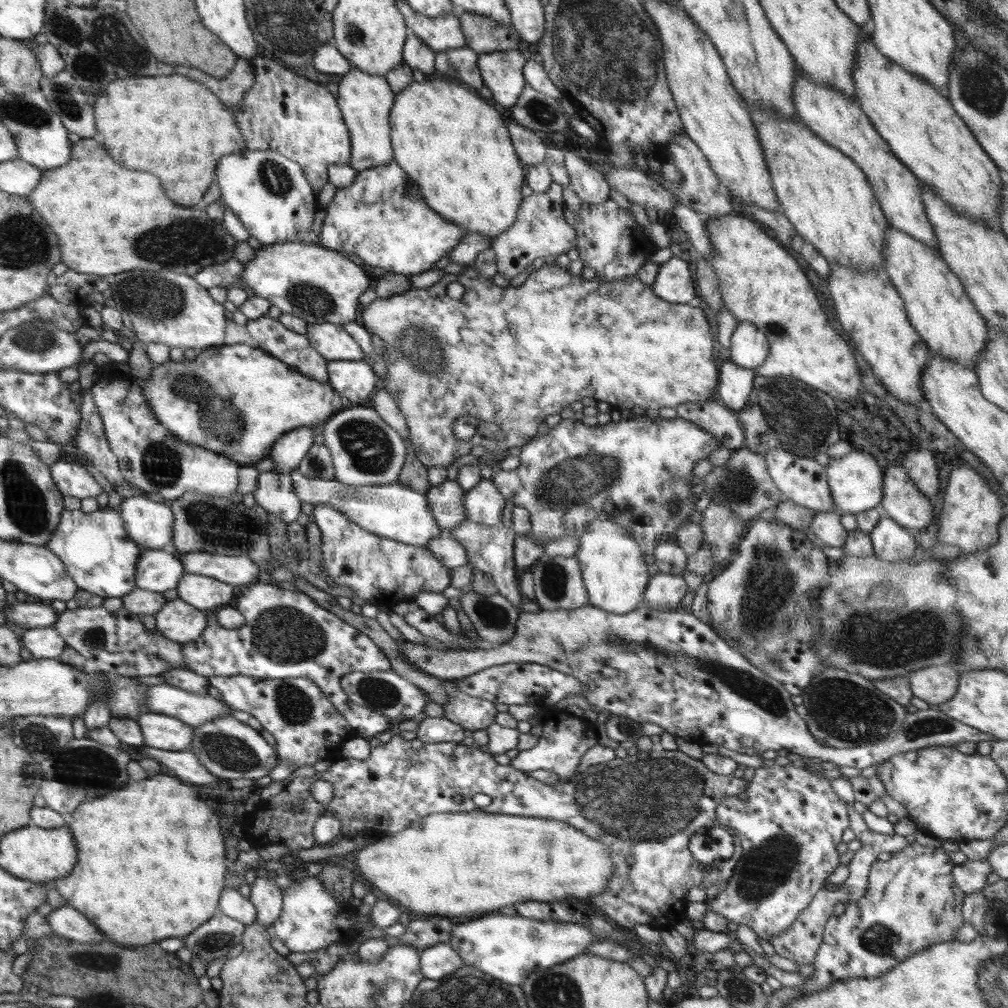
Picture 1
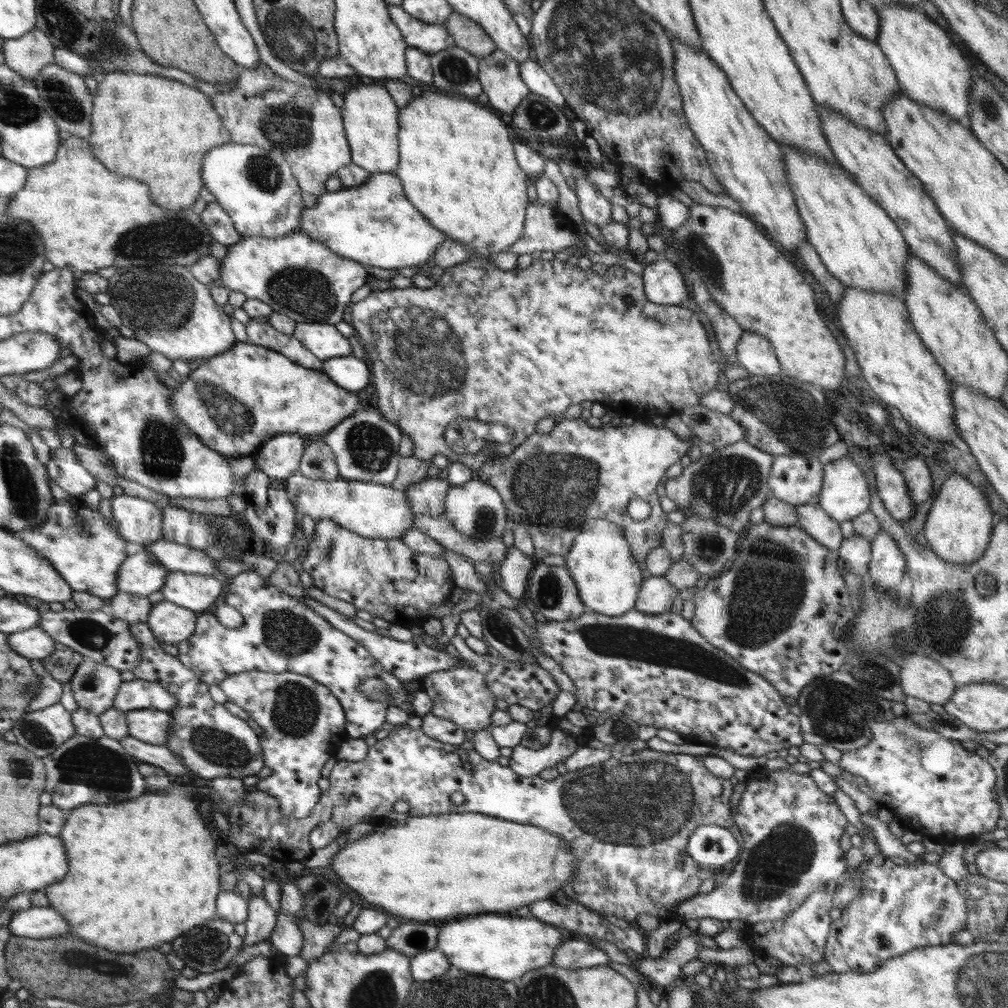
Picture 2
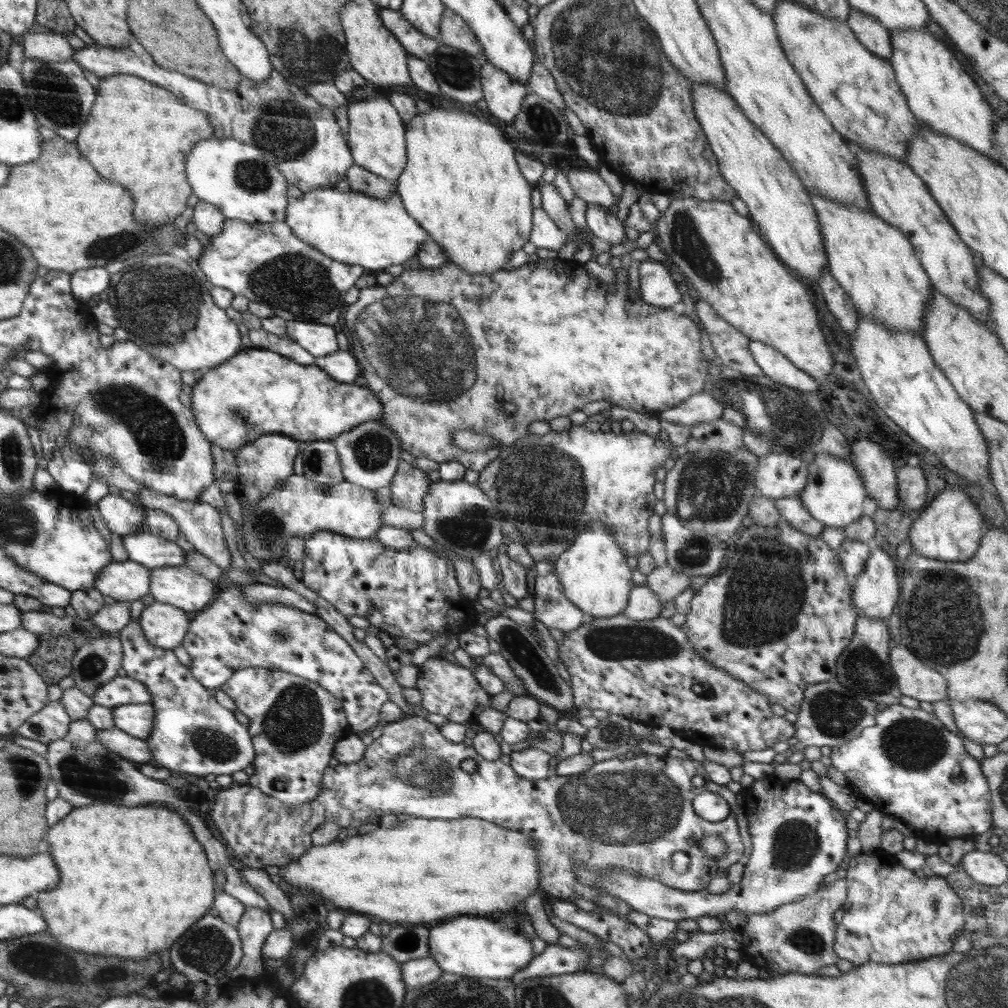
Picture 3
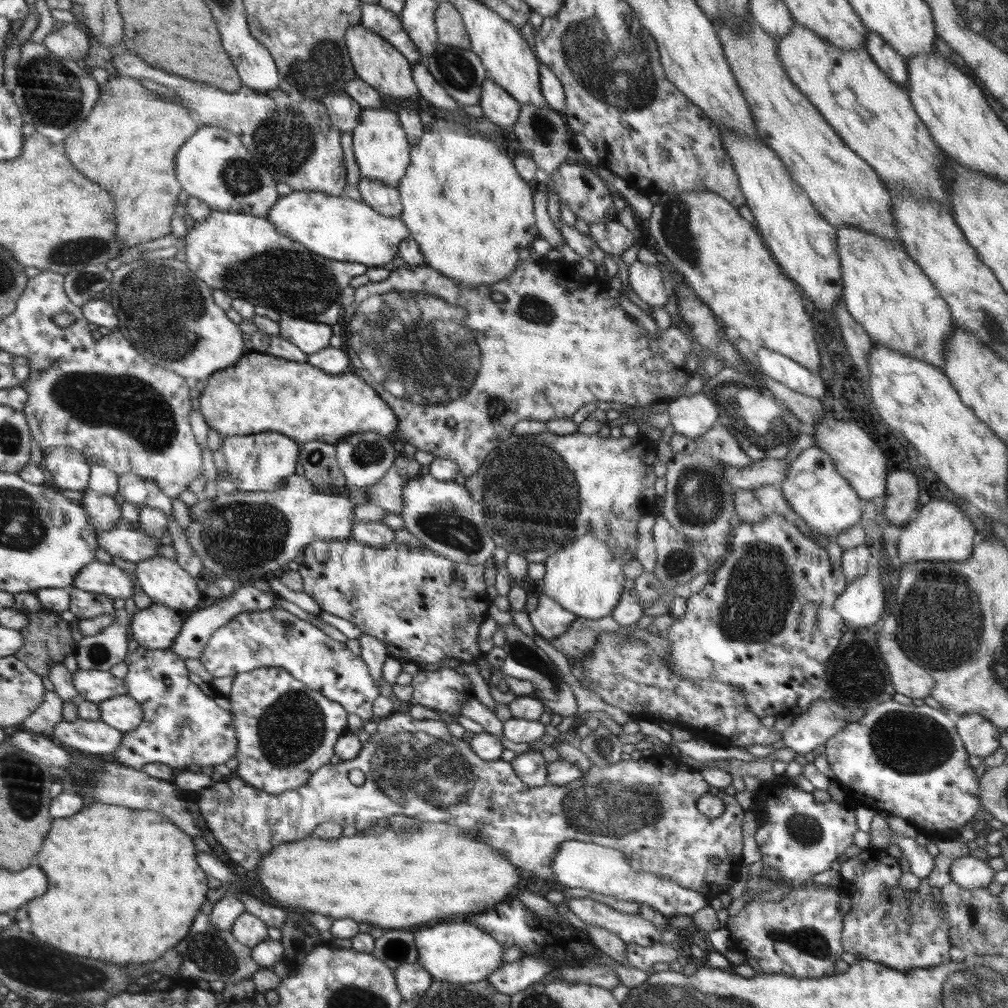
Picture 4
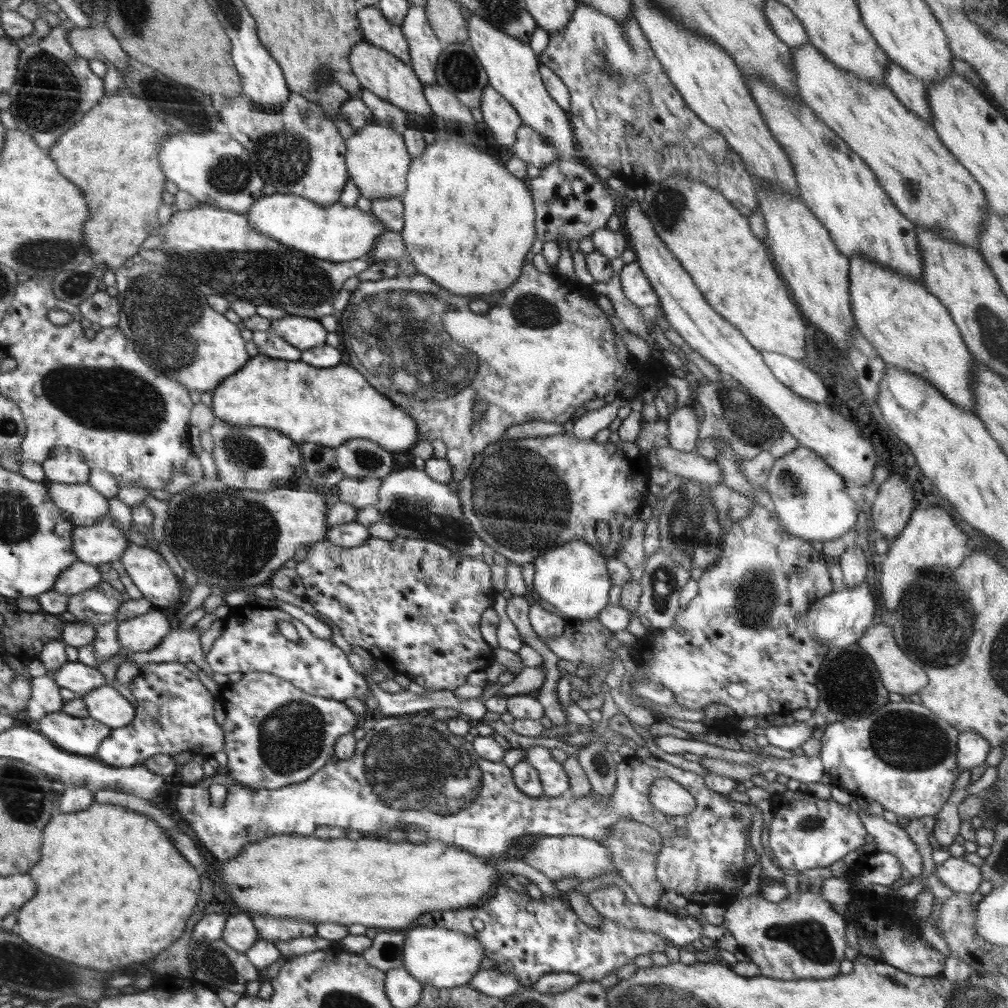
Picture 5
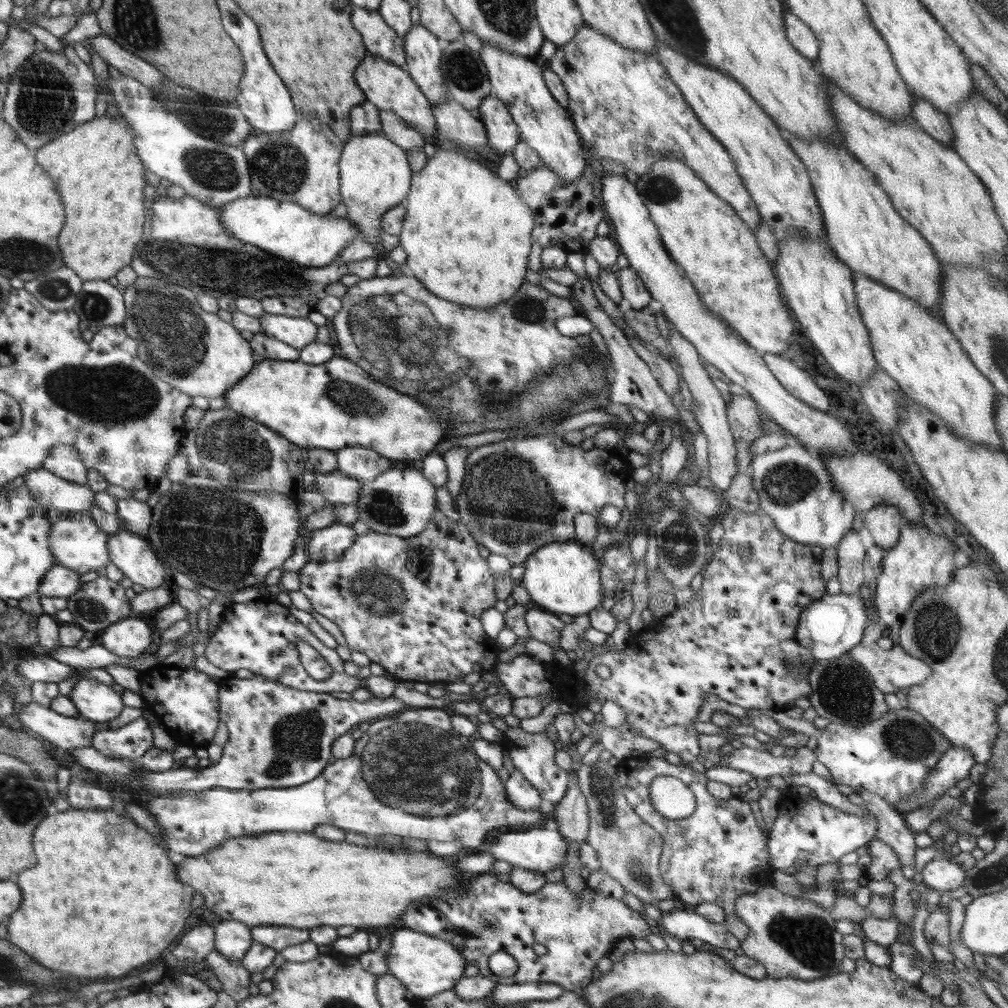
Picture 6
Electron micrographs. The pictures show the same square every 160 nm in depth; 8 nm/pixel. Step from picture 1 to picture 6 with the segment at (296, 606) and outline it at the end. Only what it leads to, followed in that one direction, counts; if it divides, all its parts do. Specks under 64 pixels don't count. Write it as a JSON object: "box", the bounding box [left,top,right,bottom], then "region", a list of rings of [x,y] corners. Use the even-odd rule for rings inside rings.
{"box":[203,599,362,693],"region":[[[270,599],[268,604],[259,600],[232,602],[218,610],[218,615],[222,621],[217,631],[209,638],[203,655],[214,666],[222,668],[231,675],[240,668],[247,668],[255,675],[265,676],[288,687],[308,692],[353,693],[360,688],[360,679],[362,678],[344,674],[345,662],[342,662],[342,658],[336,654],[336,649],[326,646],[319,638],[316,638],[308,625],[293,613],[293,609],[287,603],[281,603],[280,599],[278,599],[278,603],[274,603]],[[299,640],[303,640],[315,648],[330,664],[333,673],[326,680],[314,680],[306,672],[298,654]]]}

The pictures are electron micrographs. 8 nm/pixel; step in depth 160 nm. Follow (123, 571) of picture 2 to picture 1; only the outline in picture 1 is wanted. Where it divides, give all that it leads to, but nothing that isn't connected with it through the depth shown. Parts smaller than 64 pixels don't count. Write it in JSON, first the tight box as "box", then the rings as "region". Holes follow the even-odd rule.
{"box":[135,548,185,592],"region":[[[171,548],[143,549],[135,568],[136,587],[164,592],[176,588],[185,570]]]}

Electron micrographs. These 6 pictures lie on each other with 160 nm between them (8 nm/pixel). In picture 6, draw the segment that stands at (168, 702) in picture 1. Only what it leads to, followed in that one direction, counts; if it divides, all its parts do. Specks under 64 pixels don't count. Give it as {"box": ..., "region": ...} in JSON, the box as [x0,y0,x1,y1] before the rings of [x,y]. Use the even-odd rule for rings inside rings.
{"box":[17,655,75,683],"region":[[[39,655],[31,659],[21,657],[17,666],[22,678],[32,683],[57,683],[69,677],[75,670],[75,667],[58,662],[48,655]]]}

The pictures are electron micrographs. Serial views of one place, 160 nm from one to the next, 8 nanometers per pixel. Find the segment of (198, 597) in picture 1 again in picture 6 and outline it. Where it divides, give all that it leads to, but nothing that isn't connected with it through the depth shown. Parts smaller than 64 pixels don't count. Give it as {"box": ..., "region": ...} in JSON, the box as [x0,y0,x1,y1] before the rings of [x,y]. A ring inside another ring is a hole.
{"box":[107,529,164,589],"region":[[[120,529],[109,536],[107,547],[110,549],[110,559],[125,577],[146,589],[155,589],[164,584],[164,568],[158,562],[157,554],[150,550],[140,535]]]}

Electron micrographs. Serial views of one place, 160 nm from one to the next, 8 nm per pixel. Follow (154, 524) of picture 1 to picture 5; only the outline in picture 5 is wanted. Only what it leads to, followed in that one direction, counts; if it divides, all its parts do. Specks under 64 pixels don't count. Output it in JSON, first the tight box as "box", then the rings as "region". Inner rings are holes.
{"box":[48,481,108,526],"region":[[[48,481],[48,494],[56,500],[56,506],[74,514],[78,526],[90,526],[106,518],[108,498],[86,484],[56,484]]]}

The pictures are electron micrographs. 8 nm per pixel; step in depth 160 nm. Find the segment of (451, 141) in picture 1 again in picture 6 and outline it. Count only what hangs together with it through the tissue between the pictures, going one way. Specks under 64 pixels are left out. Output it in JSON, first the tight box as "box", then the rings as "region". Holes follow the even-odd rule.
{"box":[399,142,534,308],"region":[[[443,142],[438,143],[435,155],[428,159],[426,166],[411,176],[411,187],[408,200],[406,200],[406,214],[403,220],[403,229],[399,234],[400,248],[407,254],[405,268],[408,273],[414,275],[418,280],[426,285],[427,289],[435,293],[436,296],[444,300],[450,300],[460,306],[472,308],[492,308],[498,306],[506,300],[512,298],[522,283],[525,281],[526,268],[528,268],[528,255],[530,254],[531,244],[533,243],[531,232],[534,226],[534,219],[528,205],[520,198],[518,191],[514,187],[514,182],[502,180],[497,173],[490,171],[485,165],[472,158],[470,153],[459,153],[455,147]]]}

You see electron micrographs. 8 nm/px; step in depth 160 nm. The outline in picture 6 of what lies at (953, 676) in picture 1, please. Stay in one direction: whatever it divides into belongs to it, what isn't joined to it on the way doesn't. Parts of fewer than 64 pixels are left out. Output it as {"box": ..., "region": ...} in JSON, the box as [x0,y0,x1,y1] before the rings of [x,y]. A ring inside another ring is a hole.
{"box":[848,622,932,694],"region":[[[872,622],[865,628],[860,644],[857,644],[852,650],[848,651],[849,657],[866,668],[870,676],[876,684],[876,688],[885,694],[896,693],[902,688],[910,688],[915,684],[924,682],[928,676],[932,674],[932,669],[923,660],[910,656],[904,649],[896,642],[890,650],[882,649],[876,642],[880,638],[893,638],[895,633],[892,632],[890,627],[879,622]]]}

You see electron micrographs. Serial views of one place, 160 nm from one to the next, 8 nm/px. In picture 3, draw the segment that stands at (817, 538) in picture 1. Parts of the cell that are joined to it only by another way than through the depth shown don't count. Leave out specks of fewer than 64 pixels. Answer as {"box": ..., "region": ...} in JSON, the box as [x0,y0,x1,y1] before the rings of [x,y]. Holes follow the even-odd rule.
{"box":[772,496,825,537],"region":[[[798,496],[773,498],[772,502],[776,510],[778,510],[781,519],[788,522],[800,532],[818,537],[822,530],[824,530],[825,524],[816,520],[808,510],[804,508]]]}

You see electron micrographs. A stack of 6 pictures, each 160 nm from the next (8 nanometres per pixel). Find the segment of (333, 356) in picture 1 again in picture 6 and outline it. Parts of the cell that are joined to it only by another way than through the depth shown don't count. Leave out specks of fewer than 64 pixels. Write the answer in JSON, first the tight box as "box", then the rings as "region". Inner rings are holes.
{"box":[259,313,318,350],"region":[[[264,313],[259,316],[265,336],[275,337],[298,350],[317,341],[318,327],[308,317],[290,317]]]}

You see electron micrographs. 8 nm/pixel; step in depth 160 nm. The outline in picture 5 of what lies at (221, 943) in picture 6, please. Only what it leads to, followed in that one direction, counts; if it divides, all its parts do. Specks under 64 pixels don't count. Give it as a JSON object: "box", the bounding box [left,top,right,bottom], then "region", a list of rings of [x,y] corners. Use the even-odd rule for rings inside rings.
{"box":[221,914,260,953],"region":[[[235,914],[228,916],[221,939],[232,949],[246,953],[260,938],[253,920],[246,914]]]}

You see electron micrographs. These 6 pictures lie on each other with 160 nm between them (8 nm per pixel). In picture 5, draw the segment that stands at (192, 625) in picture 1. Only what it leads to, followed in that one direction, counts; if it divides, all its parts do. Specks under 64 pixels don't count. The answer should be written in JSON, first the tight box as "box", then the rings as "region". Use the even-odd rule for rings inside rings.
{"box":[116,608,172,653],"region":[[[154,608],[140,617],[121,622],[116,632],[120,646],[133,653],[158,647],[172,629],[168,616]]]}

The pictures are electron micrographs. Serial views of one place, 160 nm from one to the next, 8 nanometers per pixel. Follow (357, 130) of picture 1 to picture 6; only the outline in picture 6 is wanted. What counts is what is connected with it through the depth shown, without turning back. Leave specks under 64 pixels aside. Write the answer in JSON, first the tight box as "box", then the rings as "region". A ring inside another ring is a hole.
{"box":[339,132,413,250],"region":[[[382,132],[354,135],[343,147],[342,158],[339,160],[339,176],[342,177],[339,192],[342,192],[347,208],[346,217],[359,228],[359,235],[377,250],[382,250],[378,238],[380,218],[390,208],[400,204],[406,194],[410,194],[413,173],[407,151],[390,141]]]}

